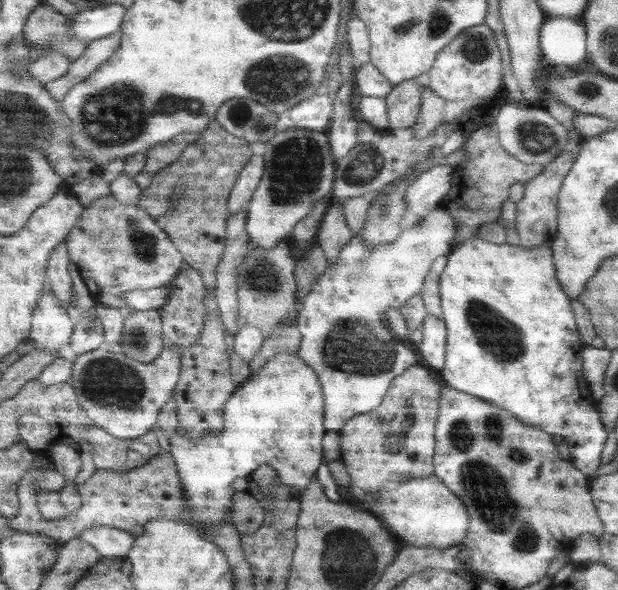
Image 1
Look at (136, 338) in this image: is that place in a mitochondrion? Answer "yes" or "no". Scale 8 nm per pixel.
yes

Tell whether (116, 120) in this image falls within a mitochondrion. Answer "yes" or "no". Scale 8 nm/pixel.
yes

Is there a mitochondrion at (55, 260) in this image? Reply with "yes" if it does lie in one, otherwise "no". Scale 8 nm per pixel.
no

